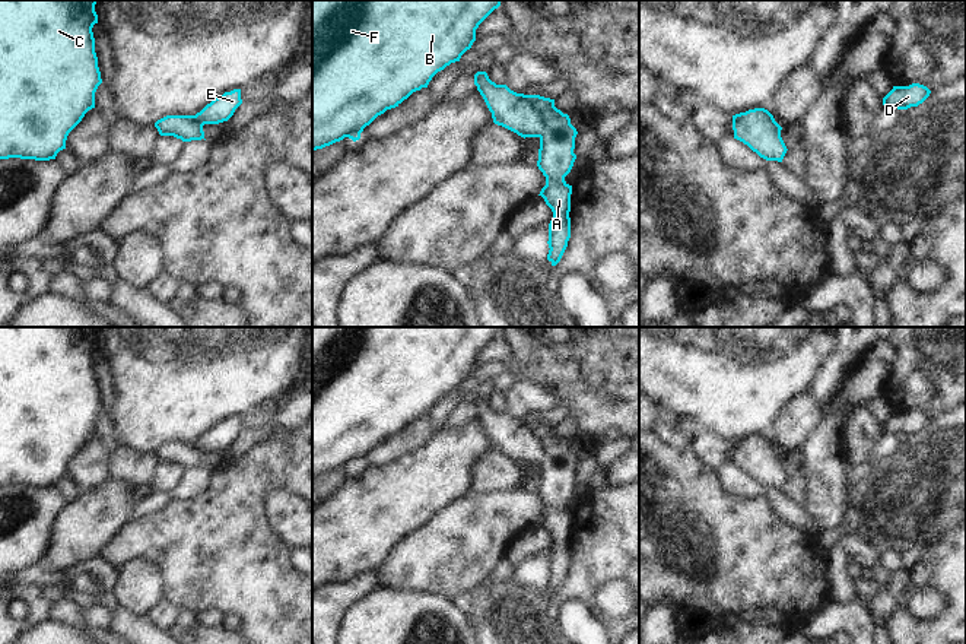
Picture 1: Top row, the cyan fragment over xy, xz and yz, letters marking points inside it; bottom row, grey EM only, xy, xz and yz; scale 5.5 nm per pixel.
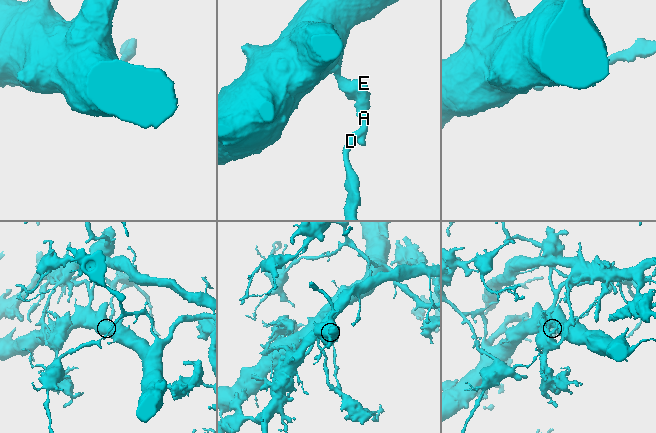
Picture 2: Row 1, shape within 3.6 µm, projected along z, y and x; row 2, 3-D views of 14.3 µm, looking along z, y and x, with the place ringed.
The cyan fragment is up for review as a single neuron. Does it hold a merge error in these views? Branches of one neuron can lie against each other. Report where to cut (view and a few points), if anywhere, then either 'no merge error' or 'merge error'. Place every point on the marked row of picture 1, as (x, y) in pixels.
cut in xz along (523, 95), (539, 113), (542, 123), (540, 136); merge error

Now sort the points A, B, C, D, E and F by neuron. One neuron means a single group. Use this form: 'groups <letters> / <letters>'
groups A D E / B C F

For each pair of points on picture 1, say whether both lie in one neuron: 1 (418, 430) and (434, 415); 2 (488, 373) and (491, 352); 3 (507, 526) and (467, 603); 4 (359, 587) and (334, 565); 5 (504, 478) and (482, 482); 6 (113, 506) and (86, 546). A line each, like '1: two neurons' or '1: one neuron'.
1: two neurons
2: two neurons
3: two neurons
4: two neurons
5: one neuron
6: one neuron

